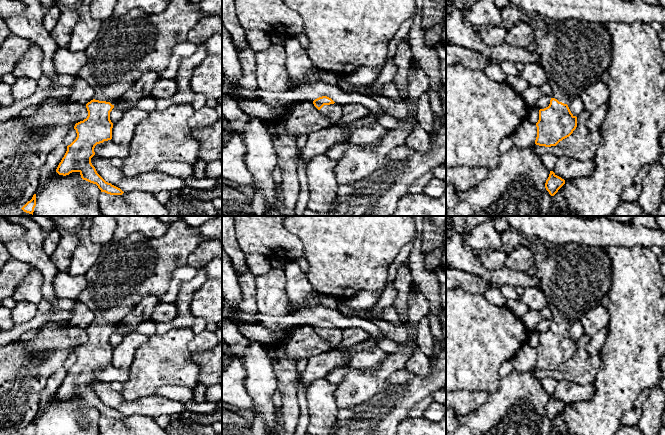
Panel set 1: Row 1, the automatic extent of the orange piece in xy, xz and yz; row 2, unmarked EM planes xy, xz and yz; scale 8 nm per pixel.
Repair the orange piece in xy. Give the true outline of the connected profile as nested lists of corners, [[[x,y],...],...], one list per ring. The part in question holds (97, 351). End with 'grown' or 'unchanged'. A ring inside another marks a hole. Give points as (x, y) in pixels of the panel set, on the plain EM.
[[[179,220],[170,224],[167,232],[159,238],[149,238],[136,232],[121,241],[111,240],[102,245],[97,261],[85,274],[87,285],[77,298],[77,301],[94,312],[94,323],[86,328],[87,342],[74,350],[77,361],[67,370],[67,375],[56,393],[59,399],[79,396],[83,404],[96,408],[101,416],[110,419],[124,417],[97,397],[91,387],[91,382],[95,379],[94,372],[97,368],[112,363],[113,347],[110,336],[114,327],[121,323],[141,299],[149,295],[161,299],[170,286],[174,271],[189,264],[190,254],[202,240],[196,228]]]; grown

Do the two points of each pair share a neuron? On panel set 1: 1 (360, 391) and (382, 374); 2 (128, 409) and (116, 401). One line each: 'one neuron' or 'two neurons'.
1: one neuron
2: one neuron

